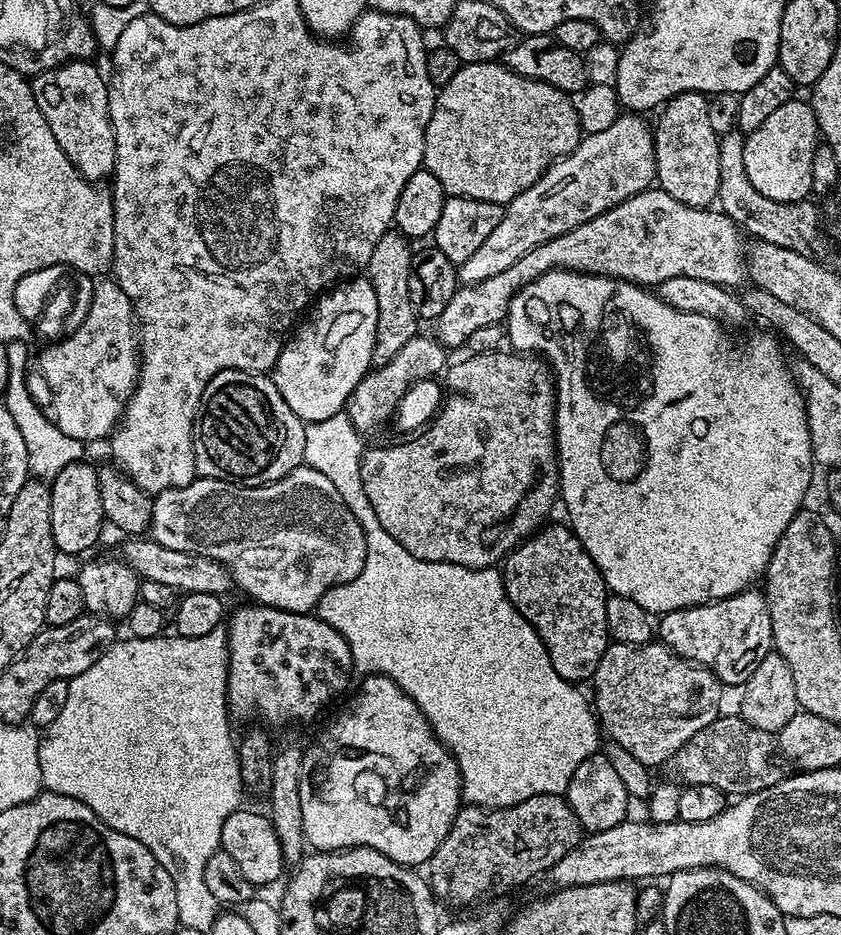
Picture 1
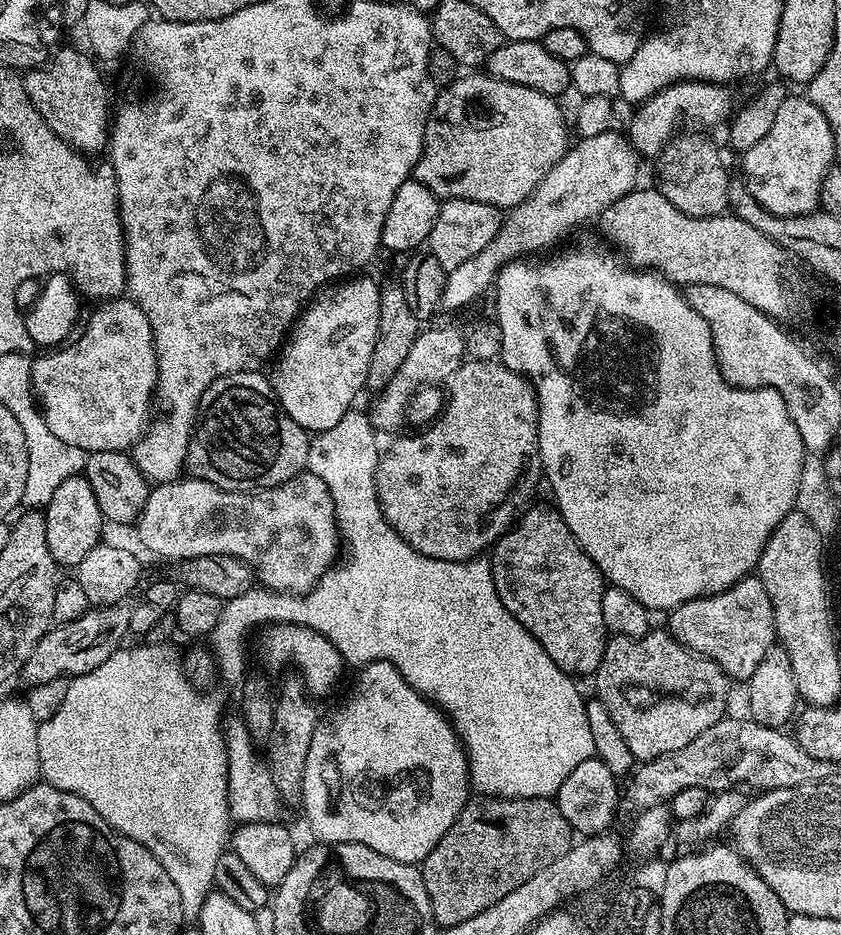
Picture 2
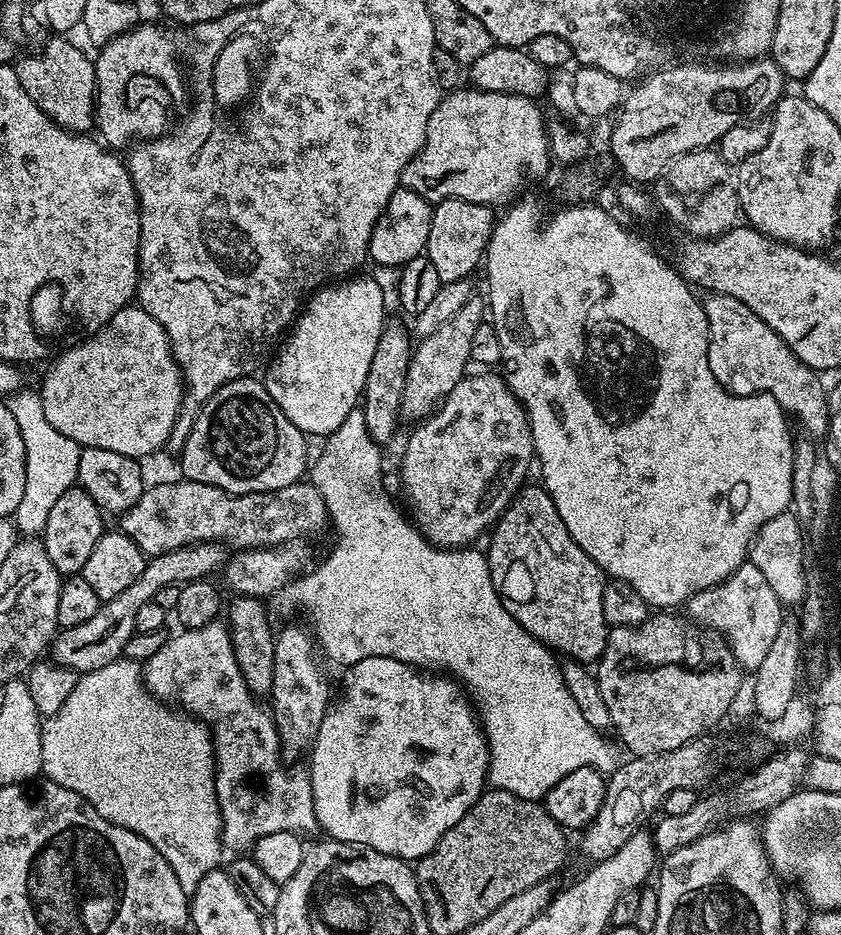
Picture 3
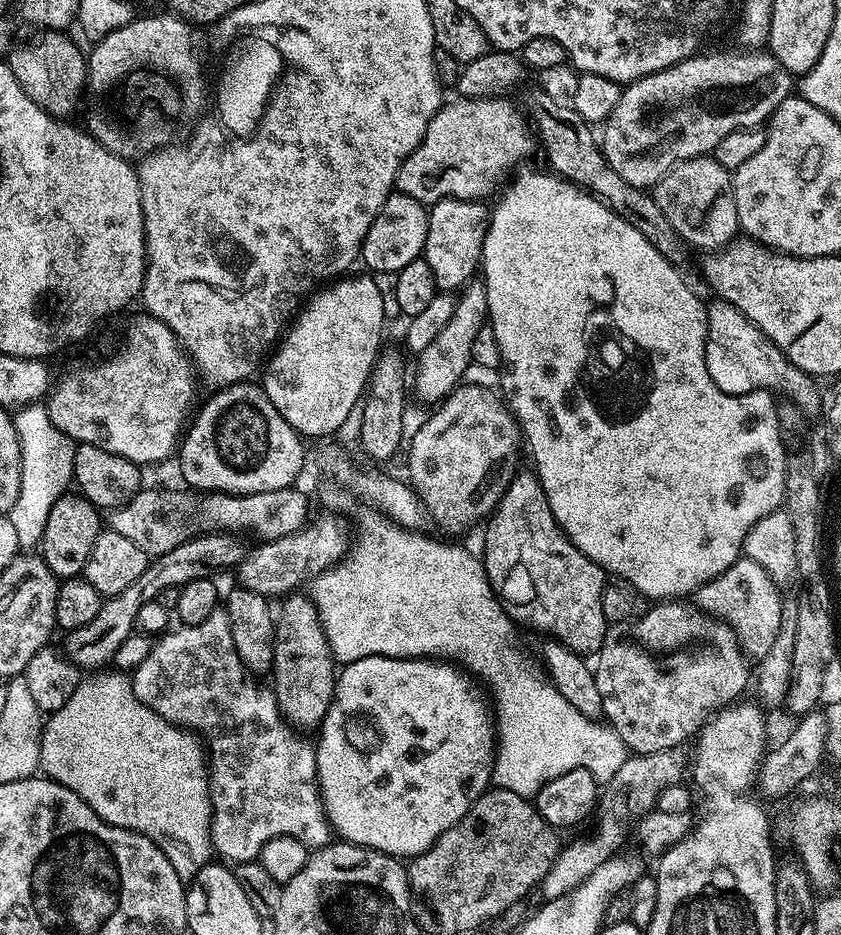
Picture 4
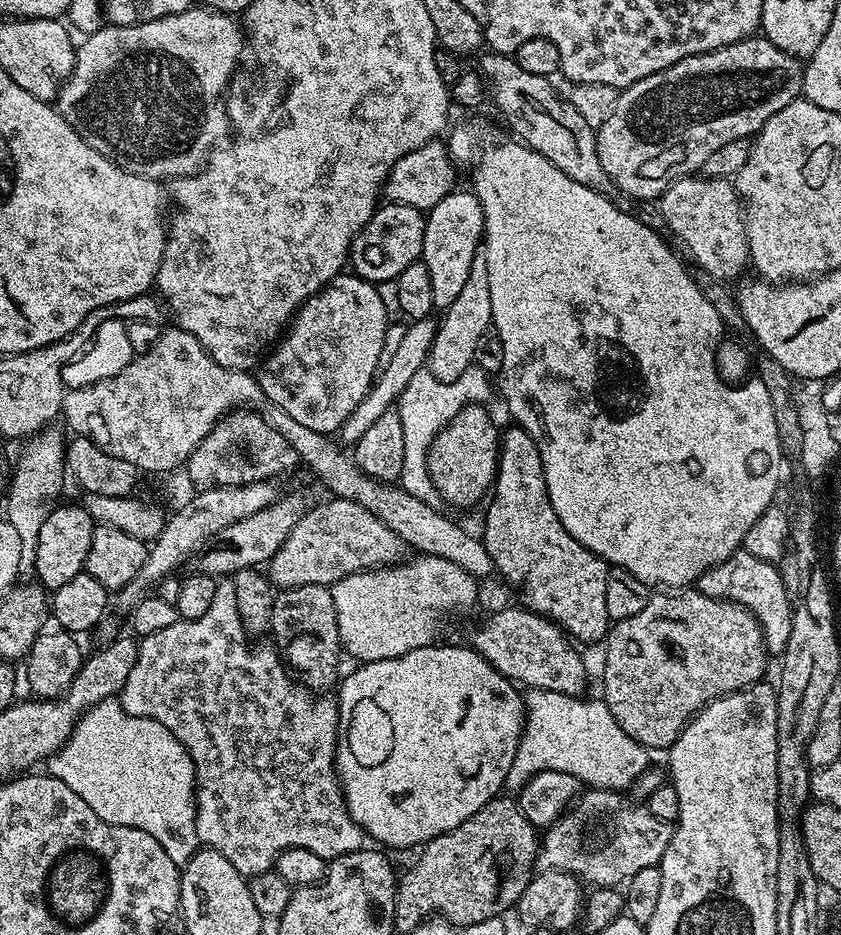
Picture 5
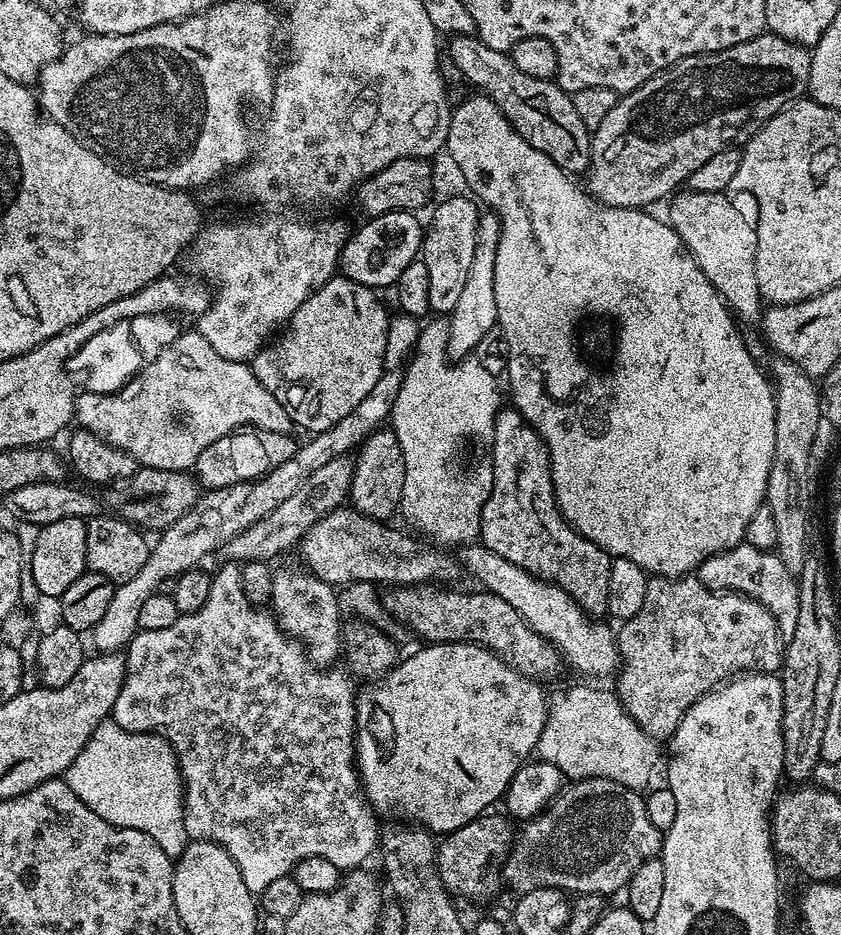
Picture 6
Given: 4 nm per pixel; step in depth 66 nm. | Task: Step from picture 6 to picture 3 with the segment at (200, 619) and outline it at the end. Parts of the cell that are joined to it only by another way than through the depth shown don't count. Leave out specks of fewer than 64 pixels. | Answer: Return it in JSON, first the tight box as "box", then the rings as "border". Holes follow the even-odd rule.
{"box":[142,622,317,854],"border":[[[224,622],[207,624],[201,628],[177,631],[142,668],[144,687],[161,702],[176,699],[187,715],[208,725],[212,733],[212,750],[216,754],[216,797],[220,807],[220,838],[225,849],[233,848],[236,854],[244,854],[255,848],[258,838],[279,832],[317,831],[312,777],[309,769],[287,768],[280,757],[282,741],[276,728],[276,721],[269,709],[264,708],[253,696],[243,680],[242,670],[235,660],[235,648],[229,625]]]}

